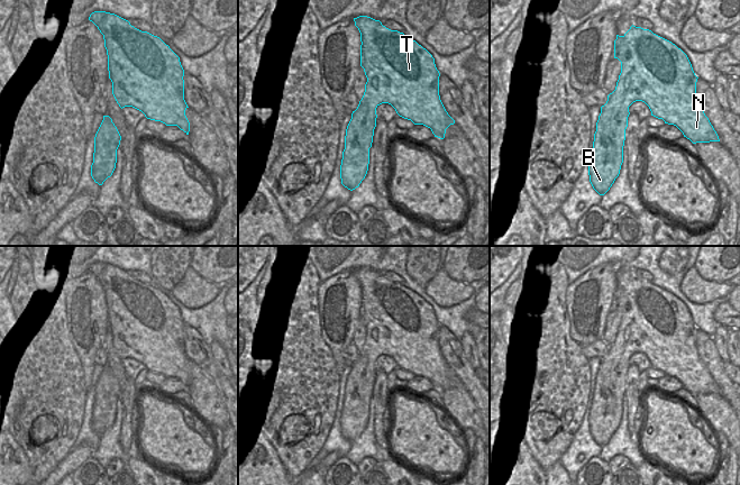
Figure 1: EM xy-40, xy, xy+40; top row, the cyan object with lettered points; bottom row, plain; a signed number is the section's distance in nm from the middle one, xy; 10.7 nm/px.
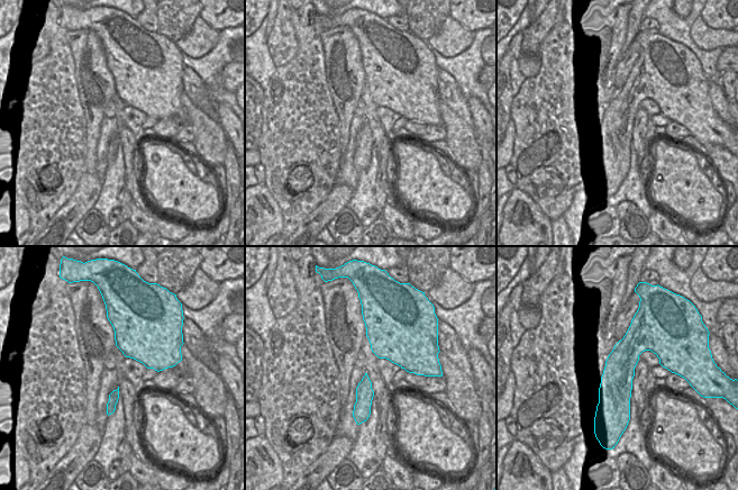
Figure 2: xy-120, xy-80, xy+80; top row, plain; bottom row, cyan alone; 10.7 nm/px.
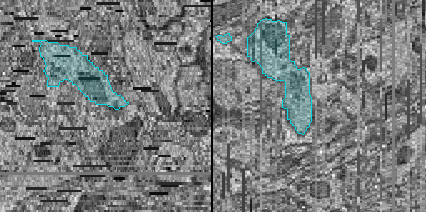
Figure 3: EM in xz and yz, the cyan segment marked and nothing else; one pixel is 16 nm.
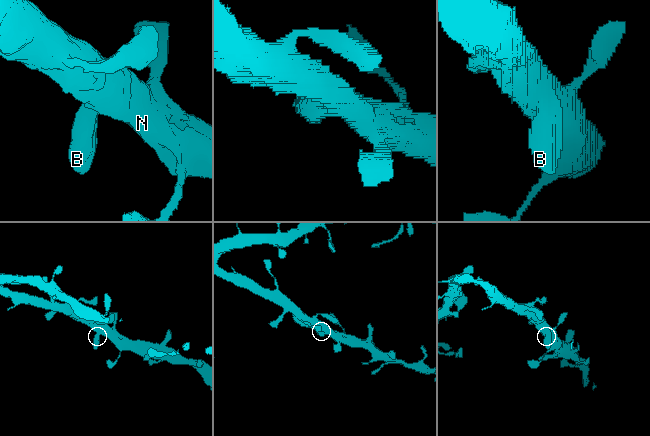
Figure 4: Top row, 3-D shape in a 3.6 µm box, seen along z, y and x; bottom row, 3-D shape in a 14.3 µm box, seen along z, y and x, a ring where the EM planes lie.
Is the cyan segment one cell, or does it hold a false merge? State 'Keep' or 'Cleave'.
Keep

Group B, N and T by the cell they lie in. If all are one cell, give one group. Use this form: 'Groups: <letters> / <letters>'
Groups: B N T

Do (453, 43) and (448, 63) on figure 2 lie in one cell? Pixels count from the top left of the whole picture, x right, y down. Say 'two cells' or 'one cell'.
two cells

